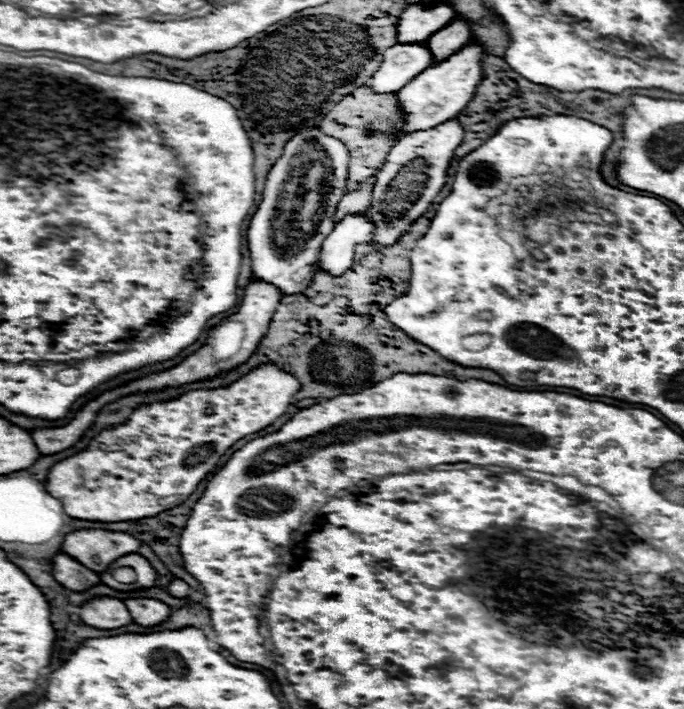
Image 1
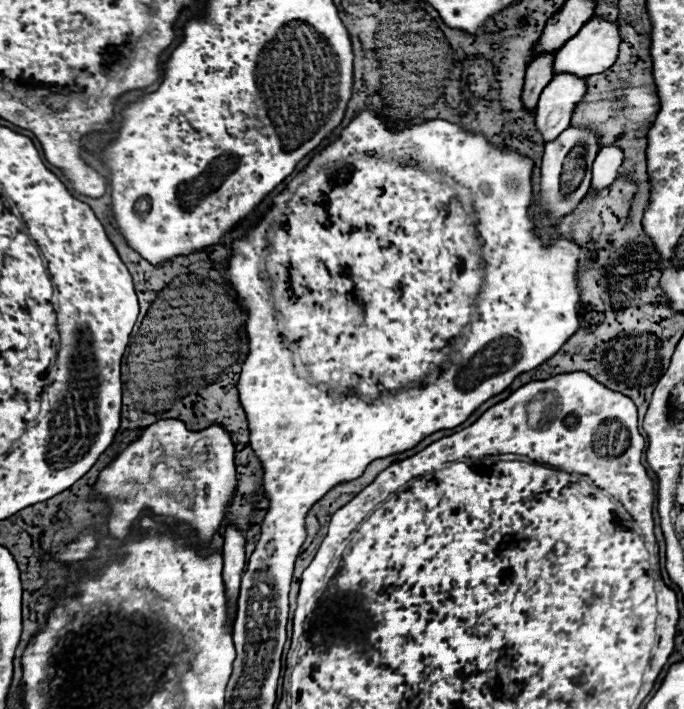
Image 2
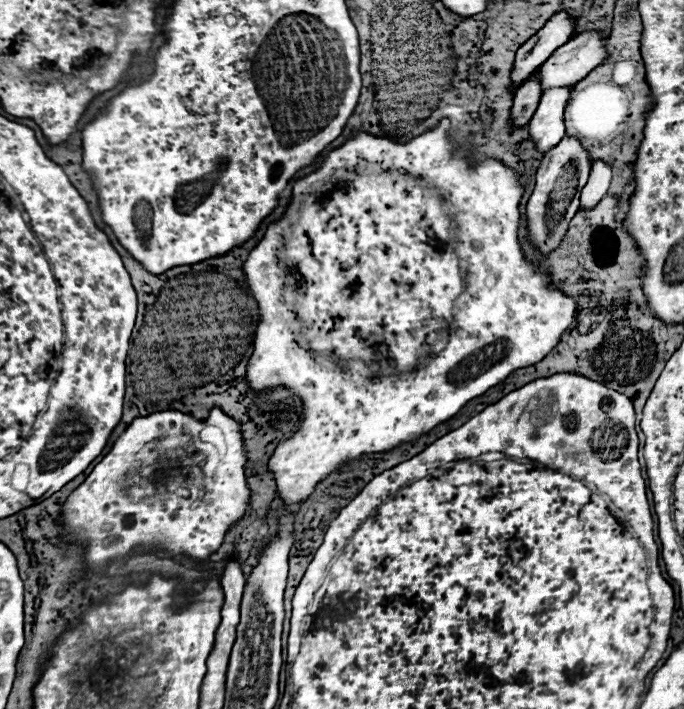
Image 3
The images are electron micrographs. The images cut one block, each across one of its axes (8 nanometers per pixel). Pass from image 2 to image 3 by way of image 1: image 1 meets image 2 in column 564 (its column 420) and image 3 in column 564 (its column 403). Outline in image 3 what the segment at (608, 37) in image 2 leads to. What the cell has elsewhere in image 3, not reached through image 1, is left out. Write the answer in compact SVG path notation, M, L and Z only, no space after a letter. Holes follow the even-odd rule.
M582 32L570 38L538 68L542 92L550 88L574 86L590 70L600 66L604 58L604 38L598 36L598 32Z

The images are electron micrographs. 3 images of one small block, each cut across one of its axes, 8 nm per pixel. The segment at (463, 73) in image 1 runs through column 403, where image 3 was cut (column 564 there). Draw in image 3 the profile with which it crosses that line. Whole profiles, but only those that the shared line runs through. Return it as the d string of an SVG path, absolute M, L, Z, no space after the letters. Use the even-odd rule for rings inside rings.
M554 88L544 92L540 104L528 122L528 132L538 152L548 152L564 138L564 108L570 98L570 88Z

